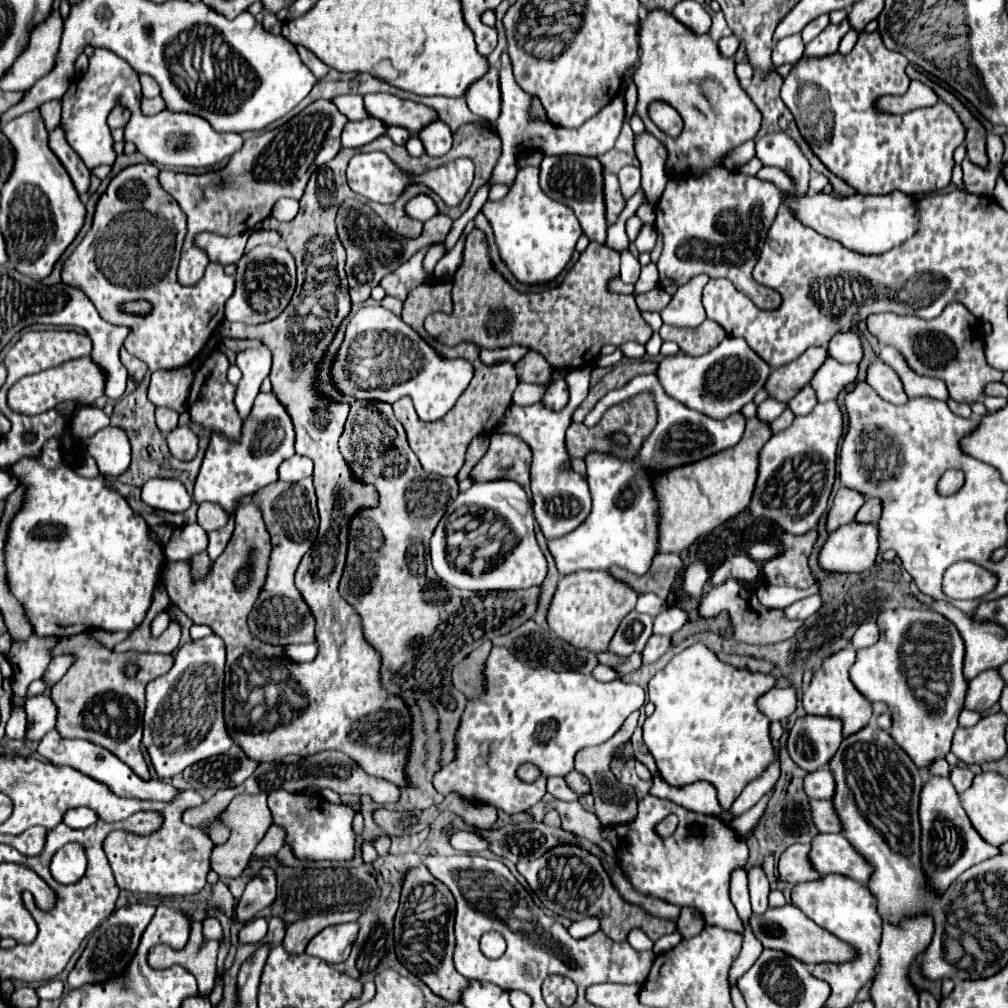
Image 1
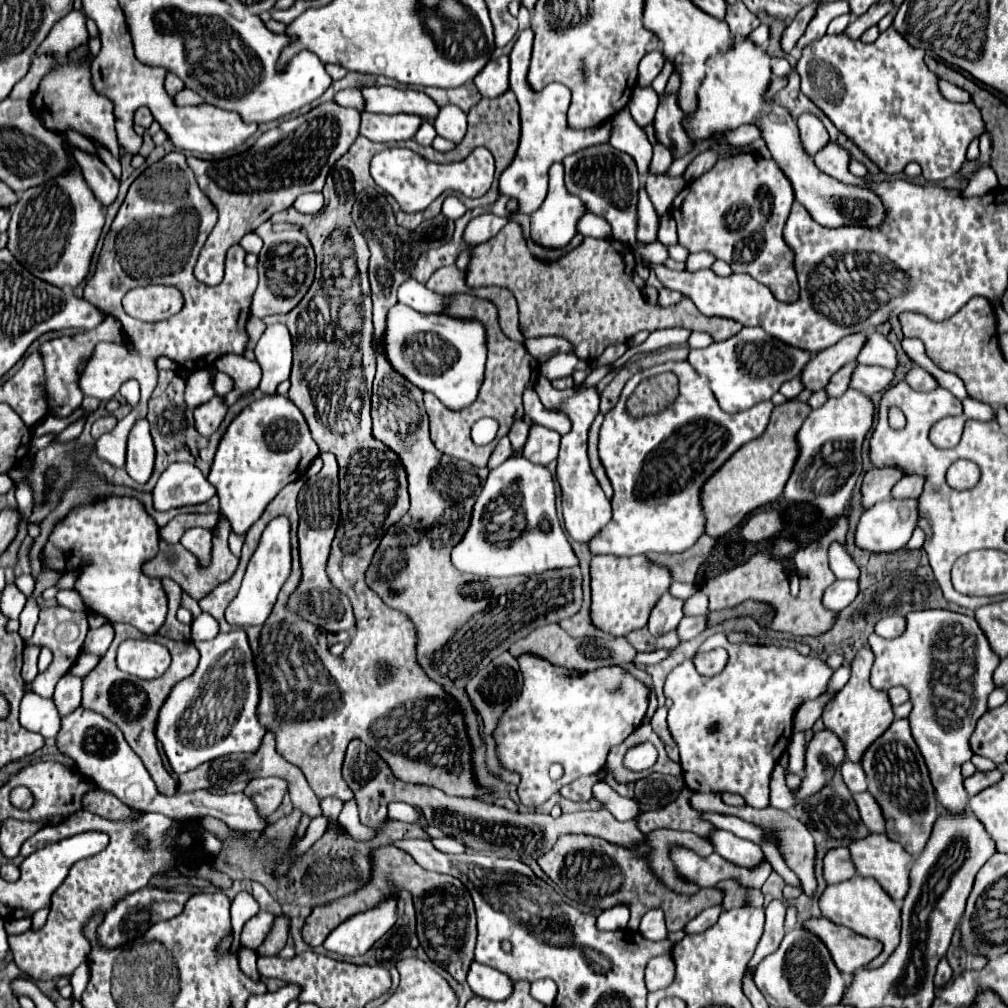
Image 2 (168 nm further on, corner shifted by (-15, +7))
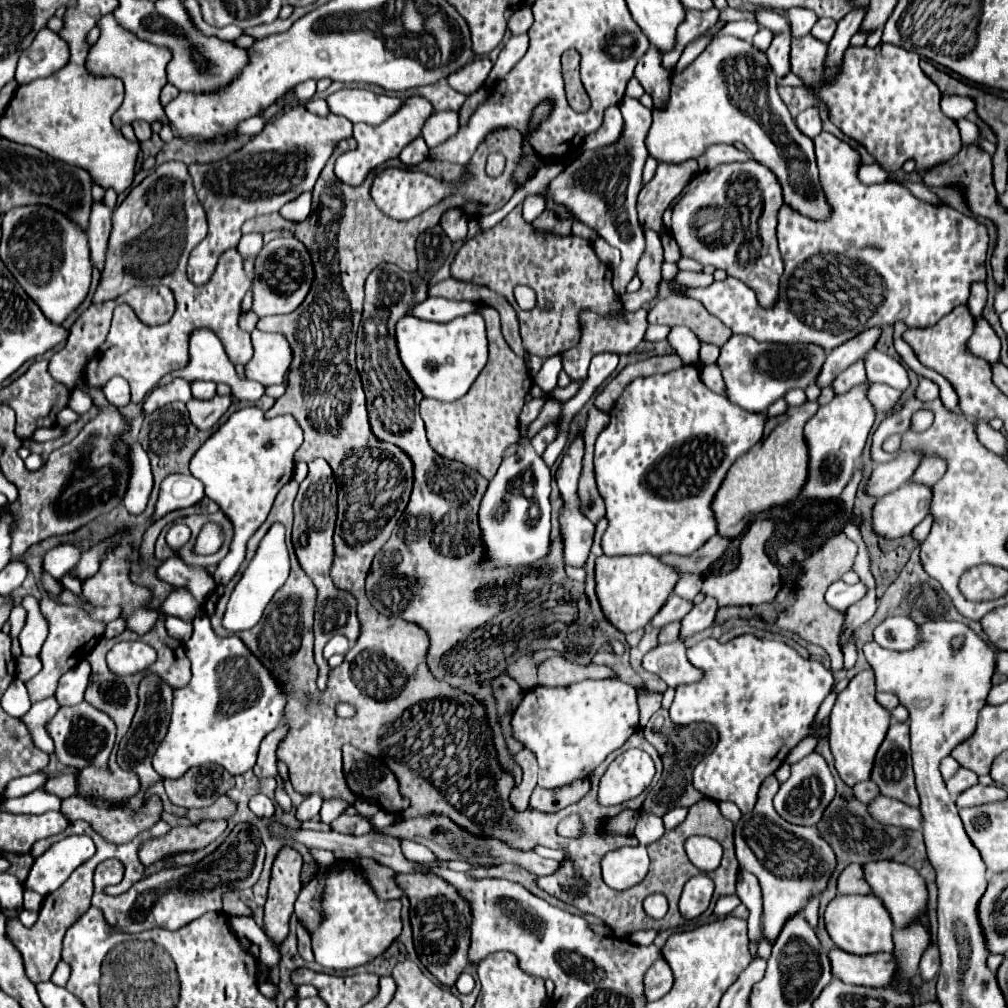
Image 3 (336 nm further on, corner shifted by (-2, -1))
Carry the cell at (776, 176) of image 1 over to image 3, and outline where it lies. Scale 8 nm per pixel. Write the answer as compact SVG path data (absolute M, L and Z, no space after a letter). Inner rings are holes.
M820 132L820 136L814 138L816 144L816 160L818 160L818 170L820 170L820 186L822 192L826 194L826 200L830 204L830 218L828 220L810 220L808 216L800 216L800 212L796 212L790 206L782 206L778 212L778 242L780 242L780 254L782 254L782 262L784 262L784 274L780 280L780 290L778 290L778 298L776 304L772 308L762 308L756 300L756 292L752 288L748 288L746 284L742 284L742 280L734 280L734 278L726 278L724 282L714 282L708 288L686 288L686 296L700 300L706 310L714 316L718 316L734 334L746 334L752 336L758 342L778 342L778 344L796 344L796 342L806 342L806 344L818 344L822 346L826 352L834 350L836 346L844 344L846 340L854 338L856 334L864 332L866 328L872 326L884 326L884 324L894 324L898 320L902 320L904 324L912 326L912 328L928 328L934 326L942 316L946 316L948 312L952 312L956 306L966 304L968 296L970 296L970 284L974 280L986 280L986 252L988 252L988 232L986 226L982 226L978 220L964 216L960 212L956 212L950 206L932 206L928 202L918 200L916 196L910 194L908 188L904 188L902 184L896 182L886 182L886 184L876 184L876 186L866 186L858 180L858 170L860 170L860 154L856 148L852 148L850 144L846 144L844 140L836 138L830 132Z

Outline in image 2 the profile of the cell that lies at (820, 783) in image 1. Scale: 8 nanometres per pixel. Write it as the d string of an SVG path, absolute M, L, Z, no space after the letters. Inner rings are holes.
M845 760L841 764L841 776L843 782L847 784L849 792L865 792L867 790L867 780L865 780L865 772L861 768L861 764L855 764L851 760Z

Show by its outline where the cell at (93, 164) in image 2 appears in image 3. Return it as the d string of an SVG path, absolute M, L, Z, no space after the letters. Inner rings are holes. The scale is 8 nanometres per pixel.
M94 202L92 214L90 214L90 226L88 226L86 234L88 234L88 242L90 242L92 262L100 272L106 262L106 244L108 244L110 230L112 230L110 218L112 218L112 210L104 202Z

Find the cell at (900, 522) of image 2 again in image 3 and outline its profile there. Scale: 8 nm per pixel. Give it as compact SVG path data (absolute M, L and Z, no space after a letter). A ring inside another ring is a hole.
M906 482L902 488L882 496L874 506L874 532L884 538L900 538L914 530L930 514L930 500L932 500L932 486L922 486L916 482Z

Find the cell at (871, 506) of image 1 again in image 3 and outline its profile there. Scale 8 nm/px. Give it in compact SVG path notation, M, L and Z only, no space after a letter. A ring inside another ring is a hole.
M926 456L926 458L920 462L920 466L918 466L912 482L918 480L920 484L934 486L934 484L944 476L944 472L946 472L946 460L938 458L938 456Z

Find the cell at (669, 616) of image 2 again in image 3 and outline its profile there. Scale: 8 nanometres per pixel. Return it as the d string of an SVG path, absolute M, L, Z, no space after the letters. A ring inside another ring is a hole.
M672 594L668 598L668 602L662 606L662 610L652 618L652 626L662 628L674 620L682 620L682 616L686 616L690 612L690 608L694 608L692 600L686 600L686 598Z

